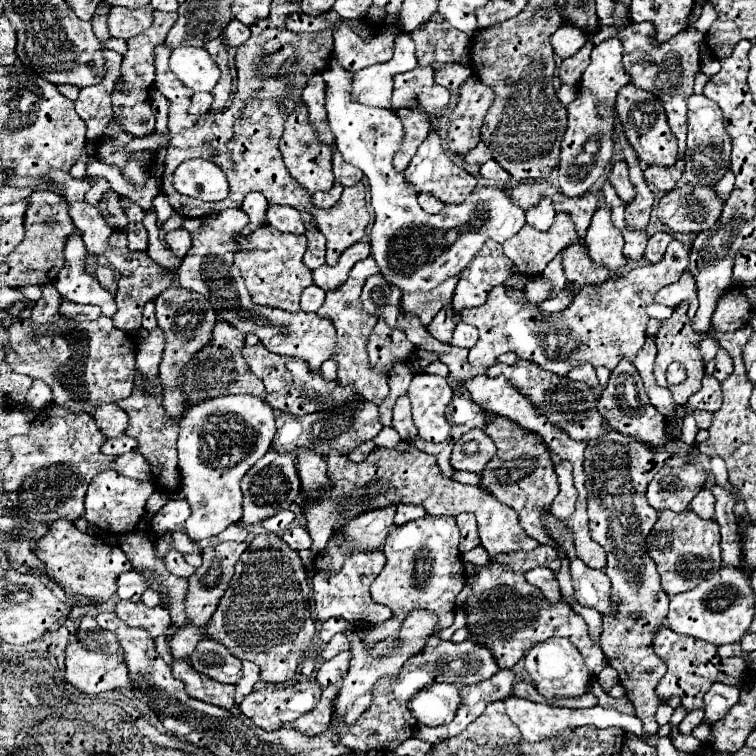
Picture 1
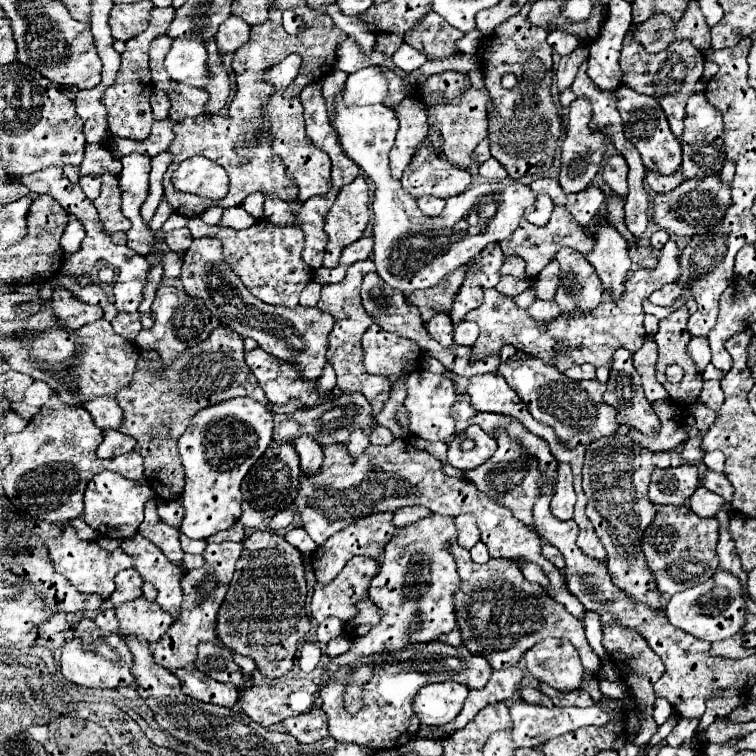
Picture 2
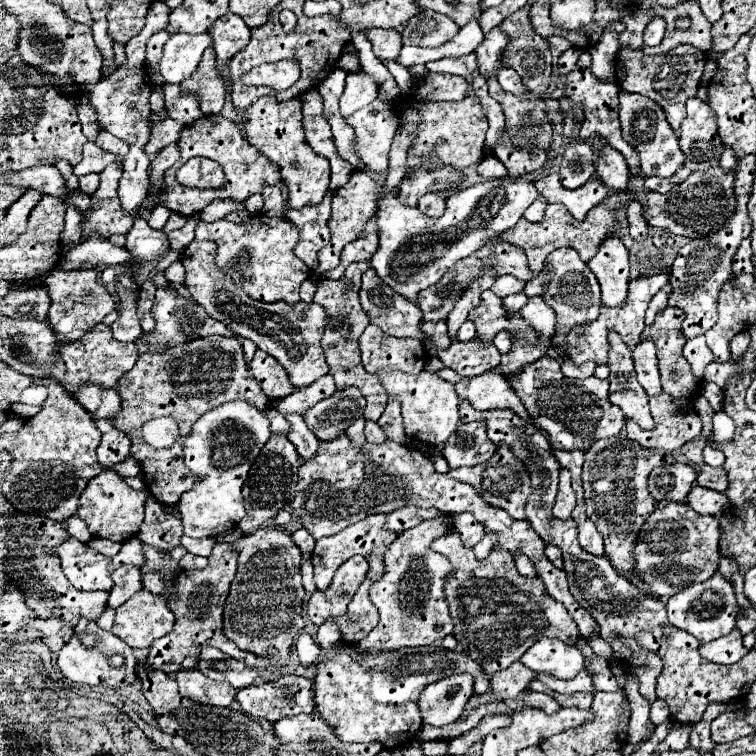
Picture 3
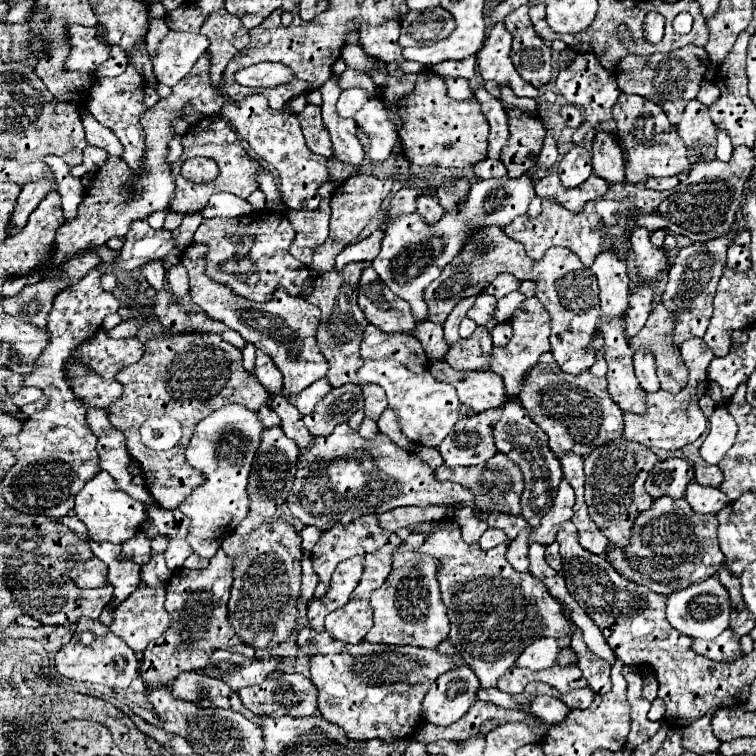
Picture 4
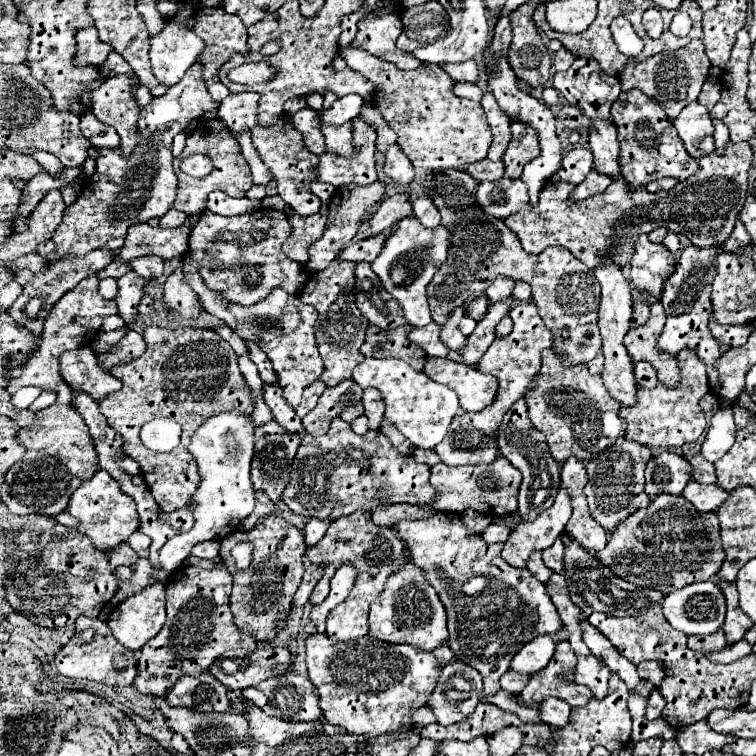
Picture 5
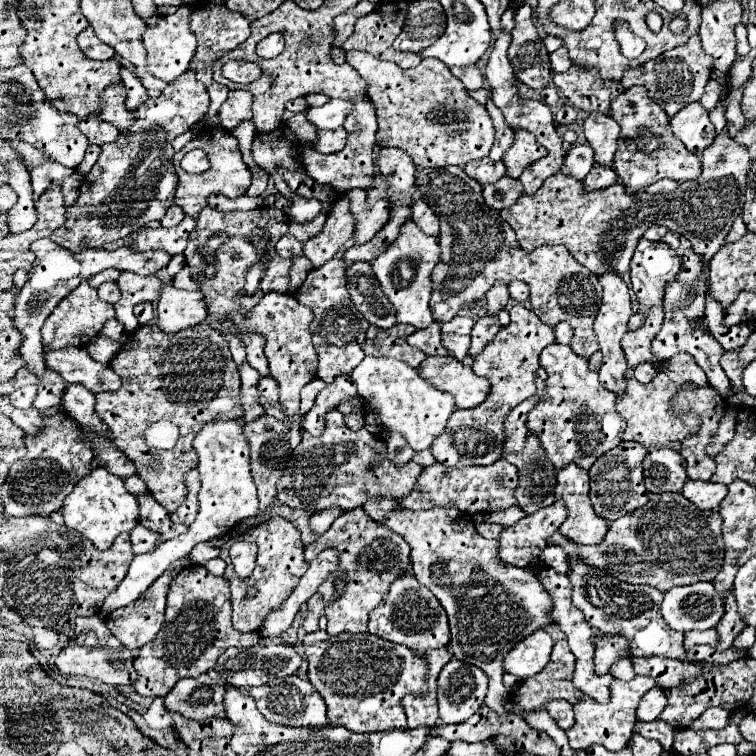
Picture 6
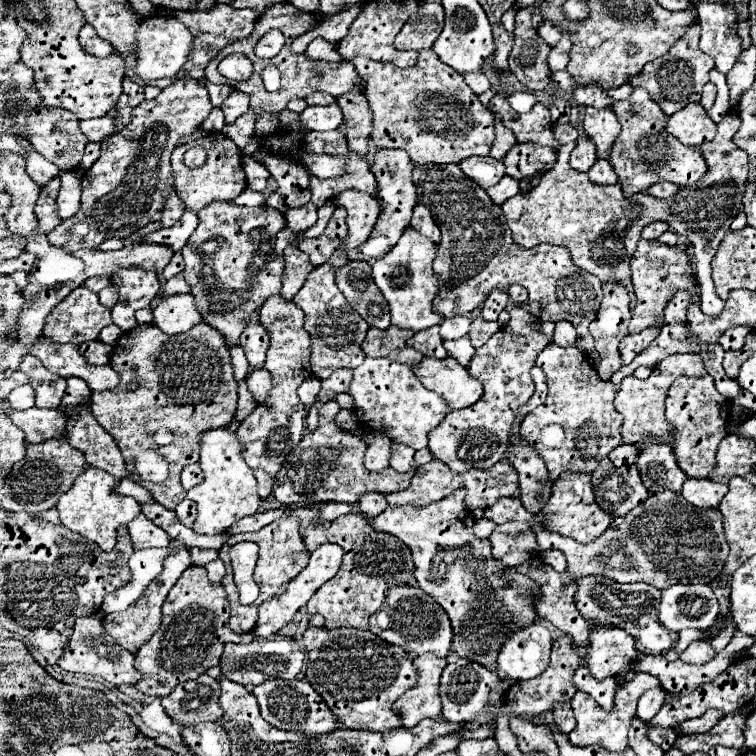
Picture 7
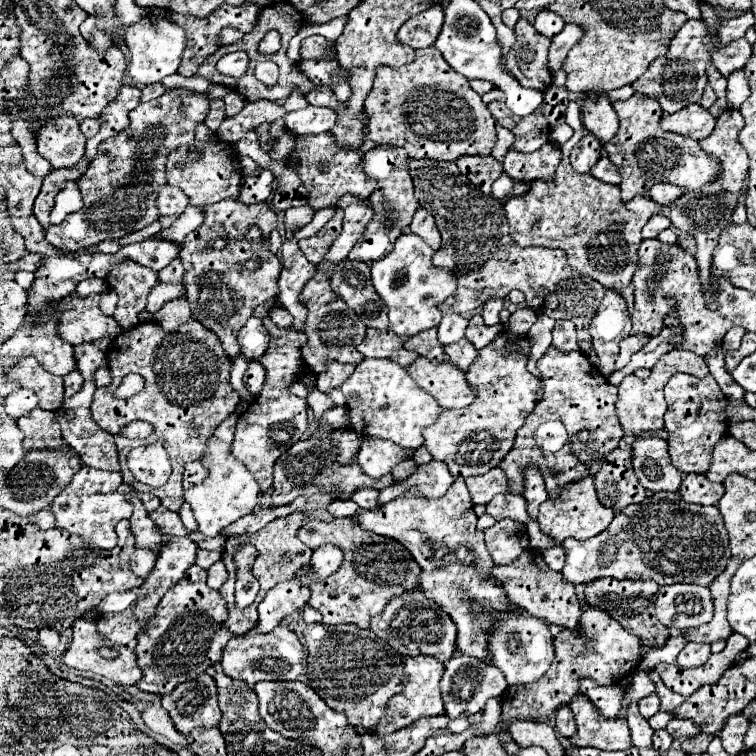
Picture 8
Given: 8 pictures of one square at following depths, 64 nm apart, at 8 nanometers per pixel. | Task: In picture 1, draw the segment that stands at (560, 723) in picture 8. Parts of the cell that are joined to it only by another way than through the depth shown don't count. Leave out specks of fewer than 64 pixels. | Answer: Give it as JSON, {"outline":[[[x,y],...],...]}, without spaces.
{"outline":[[[526,680],[514,682],[512,694],[518,696],[518,698],[526,698],[526,700],[530,700],[530,702],[546,702],[546,700],[536,692],[536,688],[534,688],[530,682],[526,682]]]}

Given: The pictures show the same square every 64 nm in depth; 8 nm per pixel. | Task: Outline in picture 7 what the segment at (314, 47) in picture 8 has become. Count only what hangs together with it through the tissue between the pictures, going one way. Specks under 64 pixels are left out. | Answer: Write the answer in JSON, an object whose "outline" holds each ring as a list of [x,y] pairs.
{"outline":[[[316,38],[310,42],[310,46],[306,48],[306,54],[310,58],[320,58],[320,60],[328,60],[328,62],[342,62],[338,50],[334,44],[326,42],[324,38]]]}

